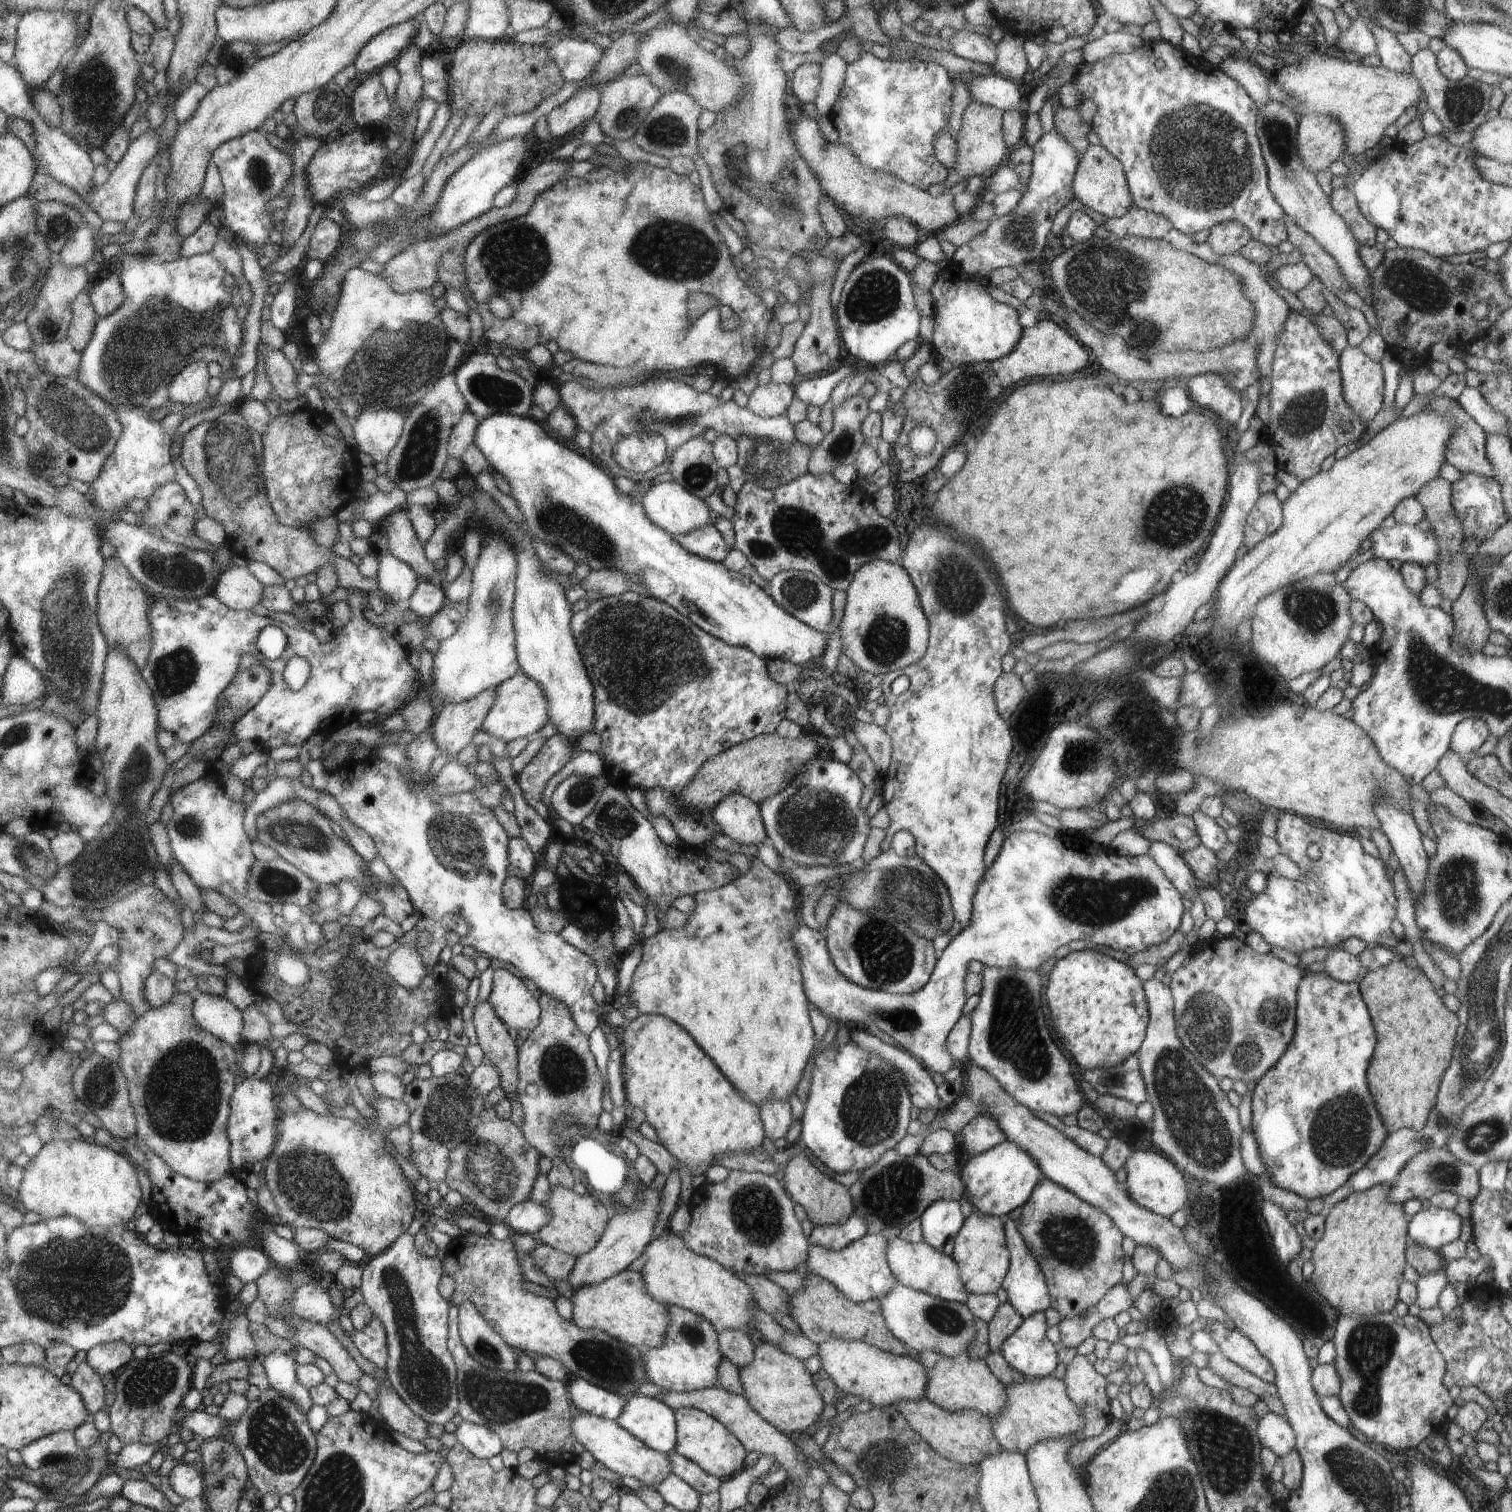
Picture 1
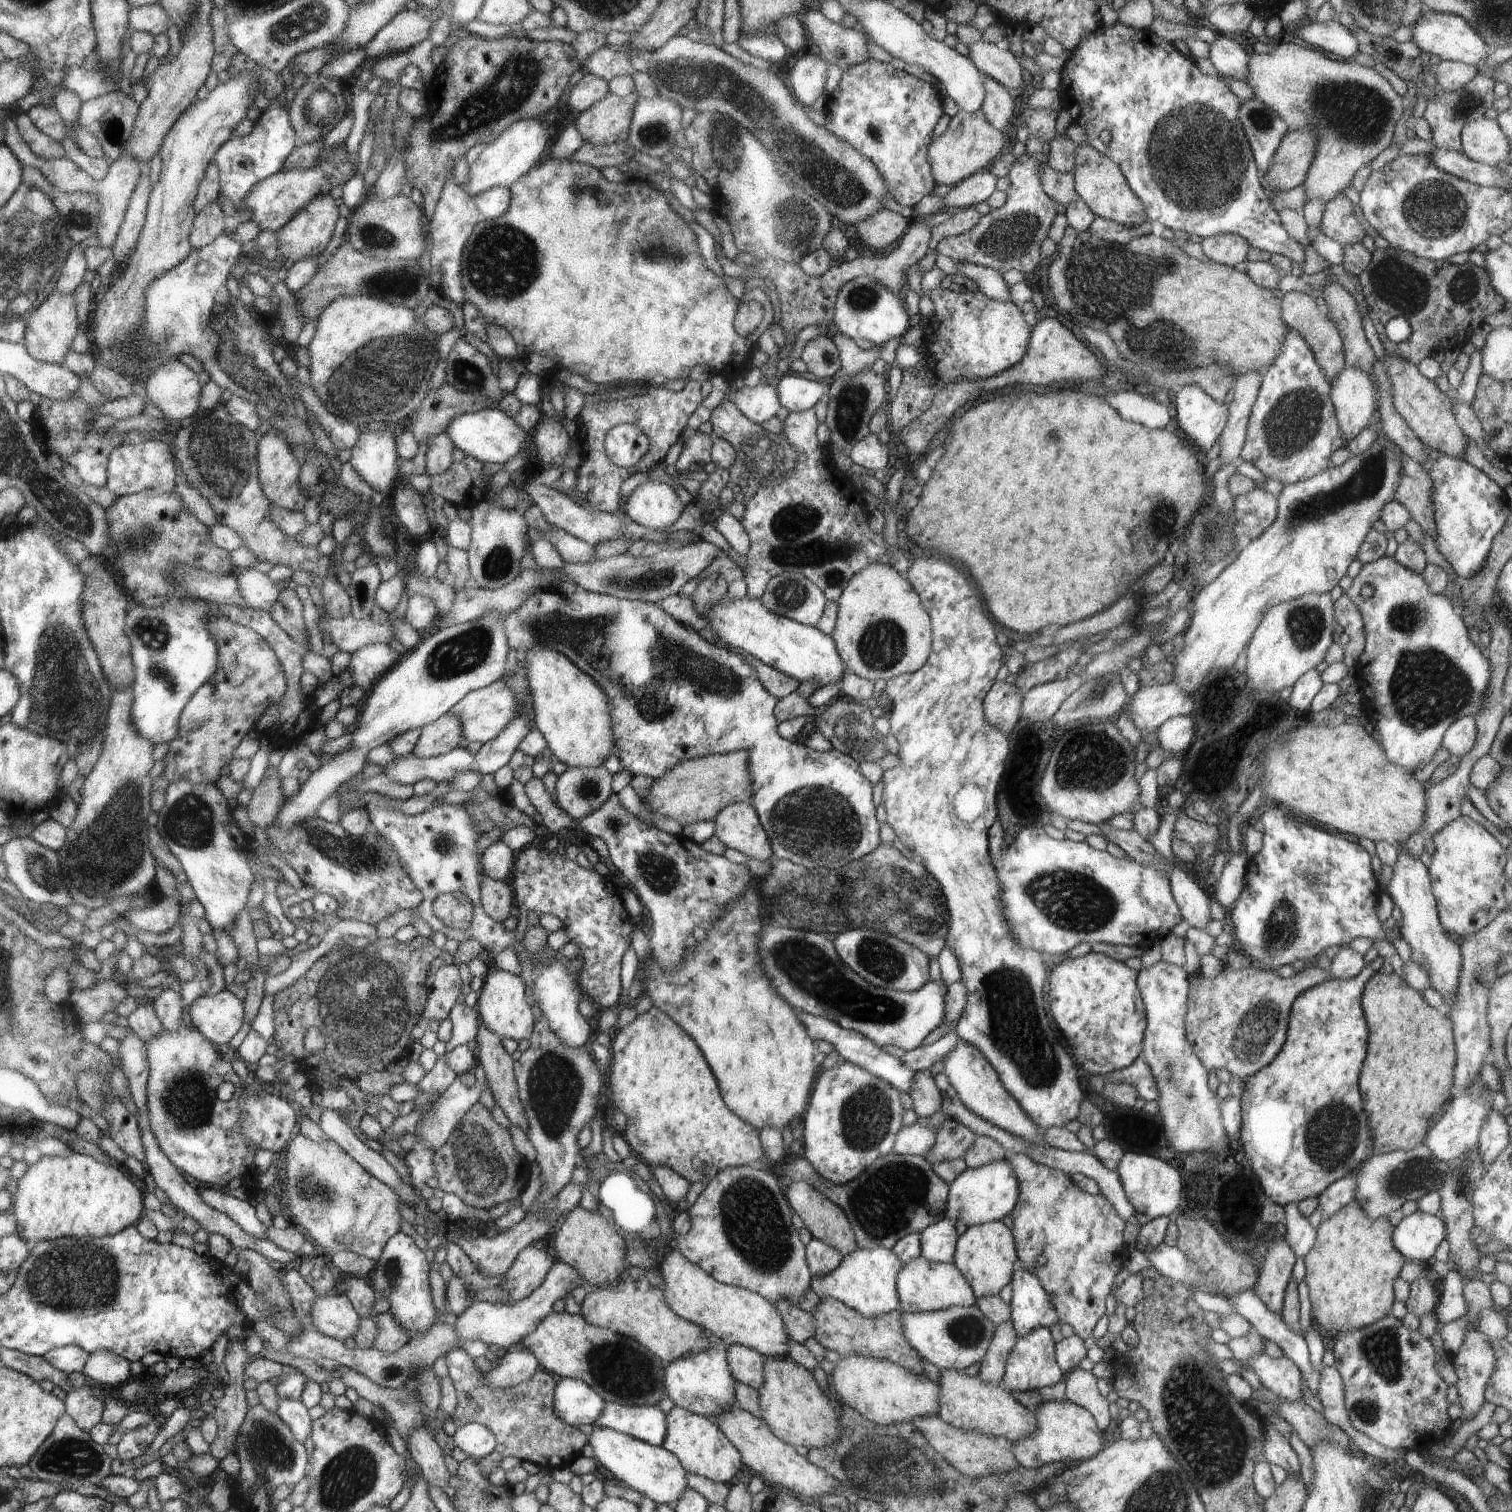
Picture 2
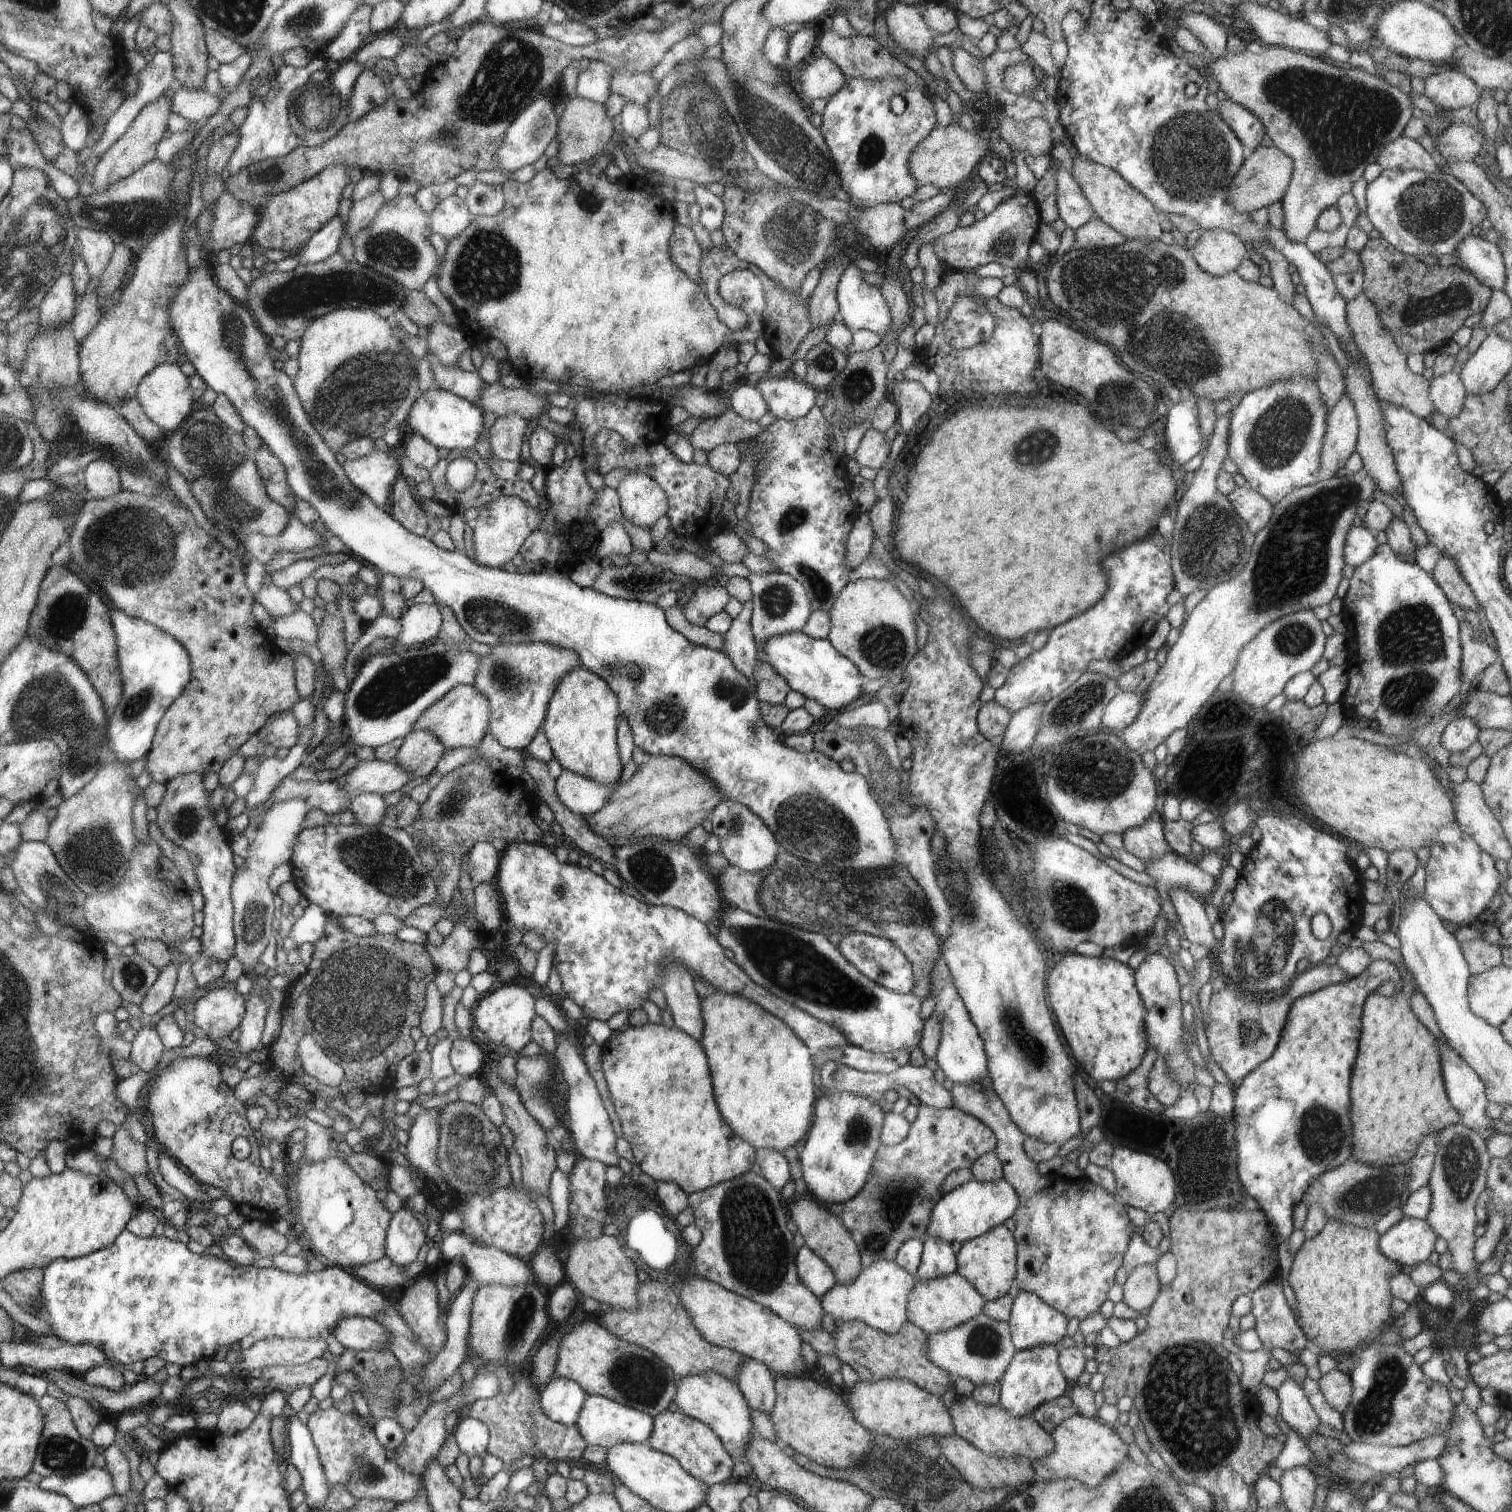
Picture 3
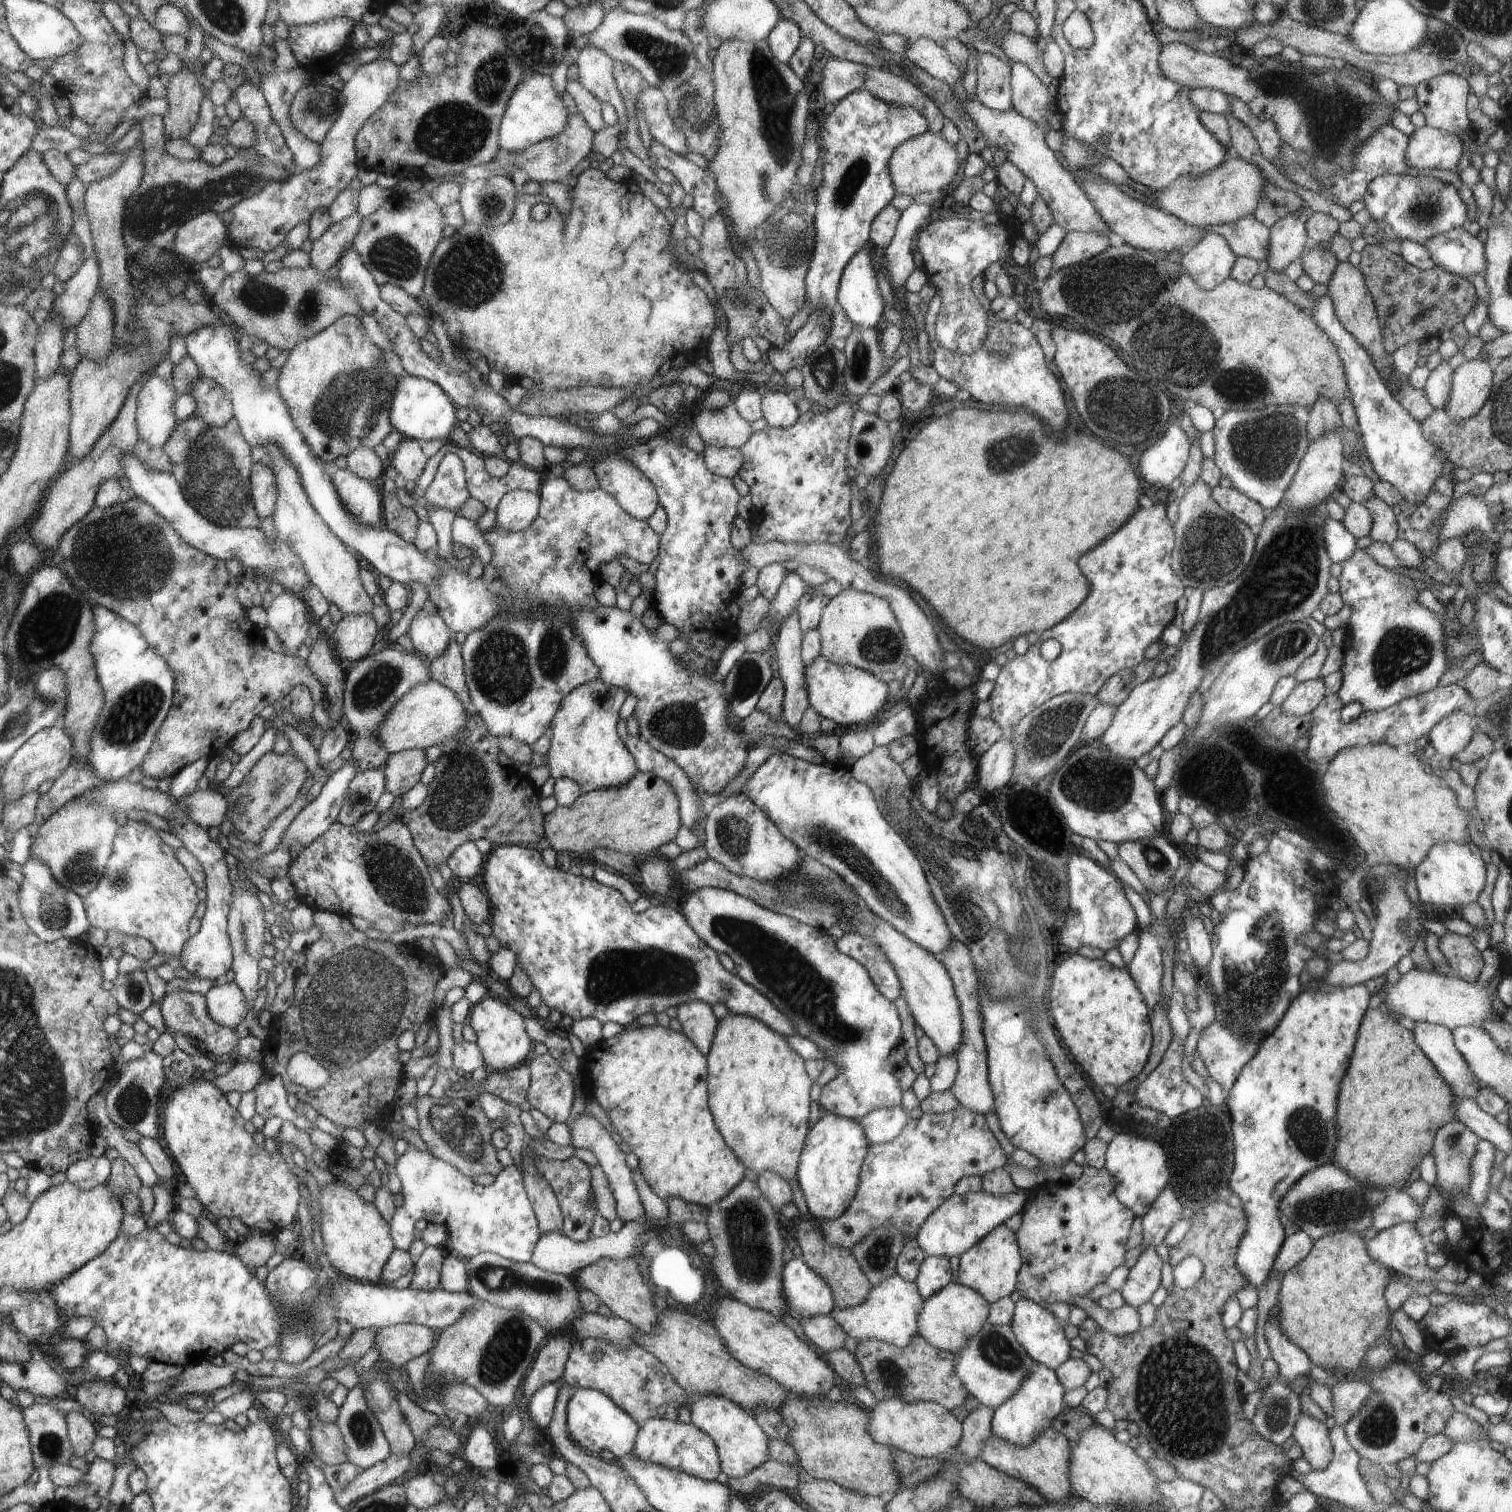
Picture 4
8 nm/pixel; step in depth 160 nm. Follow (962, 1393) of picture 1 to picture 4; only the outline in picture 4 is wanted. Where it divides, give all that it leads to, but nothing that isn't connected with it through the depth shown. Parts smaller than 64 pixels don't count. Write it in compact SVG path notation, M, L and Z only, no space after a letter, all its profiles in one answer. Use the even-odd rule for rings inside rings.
M1050 1427L1037 1435L1028 1447L1013 1446L993 1436L991 1432L991 1436L982 1448L980 1460L1004 1474L1010 1474L1030 1484L1044 1498L1044 1502L1066 1503L1074 1494L1069 1480L1071 1450L1072 1445L1069 1441Z

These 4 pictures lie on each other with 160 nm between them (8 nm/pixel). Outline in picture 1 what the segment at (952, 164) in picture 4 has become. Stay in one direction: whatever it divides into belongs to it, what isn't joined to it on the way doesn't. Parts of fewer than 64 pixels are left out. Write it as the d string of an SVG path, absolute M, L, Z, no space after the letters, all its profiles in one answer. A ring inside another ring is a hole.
M974 100L964 108L960 134L955 140L956 146L958 146L956 164L949 169L947 178L941 184L930 186L927 192L931 196L940 196L958 182L973 176L980 176L985 171L994 168L994 166L1001 166L1006 162L1010 150L1004 143L1002 116L1004 116L1004 112L1001 109L994 108L994 106L986 106L986 104L980 104L980 102L974 102Z

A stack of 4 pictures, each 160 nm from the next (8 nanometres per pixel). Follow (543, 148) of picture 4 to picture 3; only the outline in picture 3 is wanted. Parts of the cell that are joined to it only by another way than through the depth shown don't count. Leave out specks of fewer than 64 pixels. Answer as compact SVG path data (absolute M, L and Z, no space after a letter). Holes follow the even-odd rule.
M570 95L570 100L560 116L560 129L557 134L559 148L555 157L560 164L578 165L590 160L590 158L594 159L612 146L612 135L616 131L612 118L606 116L606 108L606 105L604 108L602 103Z

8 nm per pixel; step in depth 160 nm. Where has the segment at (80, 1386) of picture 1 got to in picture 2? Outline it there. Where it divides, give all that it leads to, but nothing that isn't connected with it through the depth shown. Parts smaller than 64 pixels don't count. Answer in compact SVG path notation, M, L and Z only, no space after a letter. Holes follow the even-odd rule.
M86 1381L86 1386L68 1392L64 1400L66 1413L85 1432L89 1432L103 1418L103 1401L92 1387L91 1382Z

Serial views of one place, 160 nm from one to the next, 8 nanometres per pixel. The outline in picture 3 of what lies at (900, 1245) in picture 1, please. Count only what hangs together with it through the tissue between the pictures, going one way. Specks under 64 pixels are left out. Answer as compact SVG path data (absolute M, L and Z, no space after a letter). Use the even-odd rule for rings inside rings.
M957 1272L935 1279L918 1279L913 1292L909 1294L909 1321L921 1327L928 1335L937 1335L968 1322L982 1314L985 1298Z

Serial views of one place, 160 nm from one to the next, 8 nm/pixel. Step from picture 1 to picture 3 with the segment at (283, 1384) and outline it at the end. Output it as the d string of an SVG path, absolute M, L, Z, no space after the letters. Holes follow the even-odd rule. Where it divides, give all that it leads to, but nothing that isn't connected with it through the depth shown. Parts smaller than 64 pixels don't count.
M286 1408L284 1420L290 1418L288 1424L288 1463L293 1464L302 1477L301 1488L305 1494L305 1502L311 1509L324 1506L331 1491L327 1481L318 1449L312 1440L309 1428L300 1422L297 1413Z

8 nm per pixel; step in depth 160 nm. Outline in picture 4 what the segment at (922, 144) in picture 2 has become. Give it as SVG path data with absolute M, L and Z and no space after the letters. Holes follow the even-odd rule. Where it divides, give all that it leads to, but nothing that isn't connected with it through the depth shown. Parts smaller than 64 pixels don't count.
M864 88L862 91L854 91L848 93L846 98L843 98L838 102L838 106L829 114L822 128L820 136L818 136L818 146L820 146L819 152L822 154L822 184L819 188L816 188L816 202L813 205L814 219L817 220L817 246L814 246L814 254L812 262L810 263L809 277L806 278L806 306L810 308L810 314L834 314L837 310L837 293L841 285L841 275L844 273L845 268L849 265L849 262L869 243L869 234L872 232L873 222L876 217L886 206L890 205L890 202L898 194L897 186L893 180L893 172L891 171L891 161L893 160L894 153L898 148L904 145L912 138L924 134L929 129L929 122L926 121L926 117L922 112L912 107L898 107L894 104L887 103L886 101L879 99L877 96L870 94L868 90Z

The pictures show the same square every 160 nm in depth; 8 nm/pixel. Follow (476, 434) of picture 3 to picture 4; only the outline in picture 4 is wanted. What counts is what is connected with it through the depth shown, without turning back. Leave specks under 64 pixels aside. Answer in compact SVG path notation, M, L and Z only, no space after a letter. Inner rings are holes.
M409 375L399 377L397 389L393 390L392 409L389 410L390 420L394 428L403 437L416 439L417 441L441 440L446 442L451 440L453 430L462 422L456 419L452 399L430 379Z

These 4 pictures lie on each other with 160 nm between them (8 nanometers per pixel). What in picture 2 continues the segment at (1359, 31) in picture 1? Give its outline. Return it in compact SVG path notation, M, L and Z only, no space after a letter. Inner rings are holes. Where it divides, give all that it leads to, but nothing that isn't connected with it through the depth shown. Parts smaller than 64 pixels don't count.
M1339 21L1314 22L1299 25L1293 31L1294 36L1308 42L1314 48L1320 48L1324 52L1332 52L1340 58L1352 58L1359 50L1359 42L1356 36L1345 28Z

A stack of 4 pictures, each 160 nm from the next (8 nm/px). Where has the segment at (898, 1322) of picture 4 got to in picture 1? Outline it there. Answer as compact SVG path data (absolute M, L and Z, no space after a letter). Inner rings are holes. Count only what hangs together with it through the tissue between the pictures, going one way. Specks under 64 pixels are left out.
M866 1234L844 1246L844 1250L830 1250L829 1247L818 1244L810 1244L810 1246L812 1249L810 1261L806 1262L806 1270L832 1282L853 1302L867 1302L870 1298L879 1300L882 1294L889 1294L894 1288L894 1282L897 1282L888 1262L889 1240L880 1234Z

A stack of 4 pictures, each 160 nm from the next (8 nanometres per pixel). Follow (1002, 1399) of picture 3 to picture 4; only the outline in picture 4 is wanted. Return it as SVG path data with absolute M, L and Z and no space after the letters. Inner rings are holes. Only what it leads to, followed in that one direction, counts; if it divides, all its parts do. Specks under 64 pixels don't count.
M1033 1362L1025 1382L1006 1403L993 1412L991 1432L993 1436L1016 1447L1028 1447L1065 1408L1063 1394L1065 1388L1058 1380L1055 1370L1042 1363Z

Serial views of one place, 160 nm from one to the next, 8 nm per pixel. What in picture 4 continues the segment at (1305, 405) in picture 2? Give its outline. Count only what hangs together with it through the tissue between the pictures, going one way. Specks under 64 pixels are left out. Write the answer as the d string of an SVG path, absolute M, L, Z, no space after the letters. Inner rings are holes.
M1298 404L1266 406L1261 410L1226 411L1222 418L1218 418L1213 430L1216 444L1213 460L1216 467L1222 472L1222 476L1230 480L1231 488L1258 502L1266 511L1274 510L1290 490L1288 486L1292 486L1292 480L1308 450L1308 420L1310 409Z

